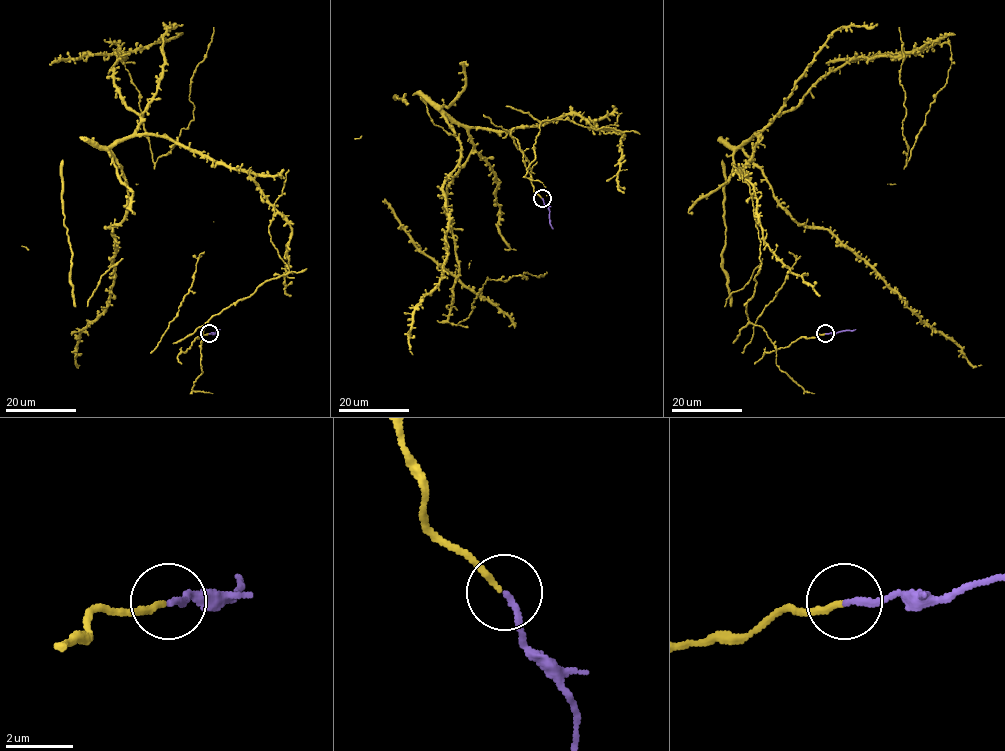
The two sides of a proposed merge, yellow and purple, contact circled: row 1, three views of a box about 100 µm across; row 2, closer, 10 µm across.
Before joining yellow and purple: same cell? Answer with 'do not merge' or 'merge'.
merge

